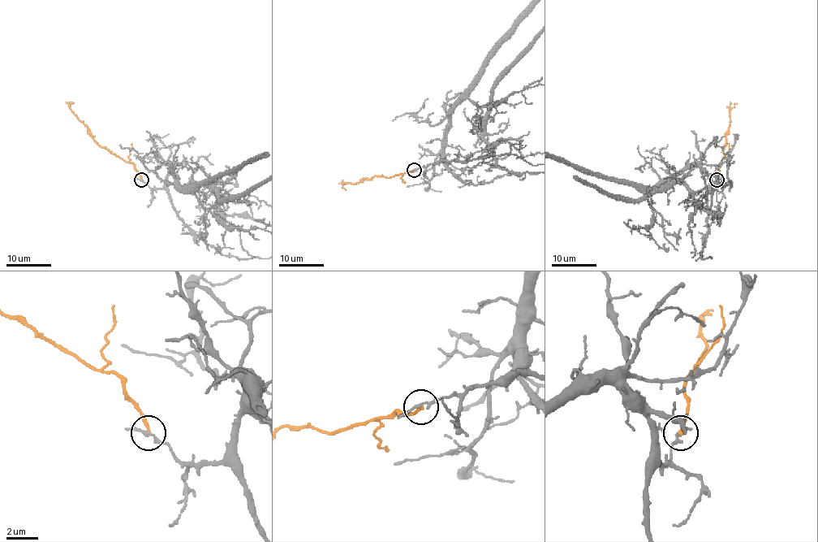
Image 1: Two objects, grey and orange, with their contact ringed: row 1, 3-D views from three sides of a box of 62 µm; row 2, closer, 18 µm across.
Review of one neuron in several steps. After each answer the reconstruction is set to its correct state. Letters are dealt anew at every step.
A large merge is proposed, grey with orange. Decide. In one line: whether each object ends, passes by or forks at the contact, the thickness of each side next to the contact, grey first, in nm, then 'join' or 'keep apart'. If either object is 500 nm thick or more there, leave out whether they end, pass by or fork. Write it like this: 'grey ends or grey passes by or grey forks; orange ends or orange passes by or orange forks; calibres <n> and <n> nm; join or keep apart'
grey passes by; orange ends; calibres 170 and 200 nm; keep apart

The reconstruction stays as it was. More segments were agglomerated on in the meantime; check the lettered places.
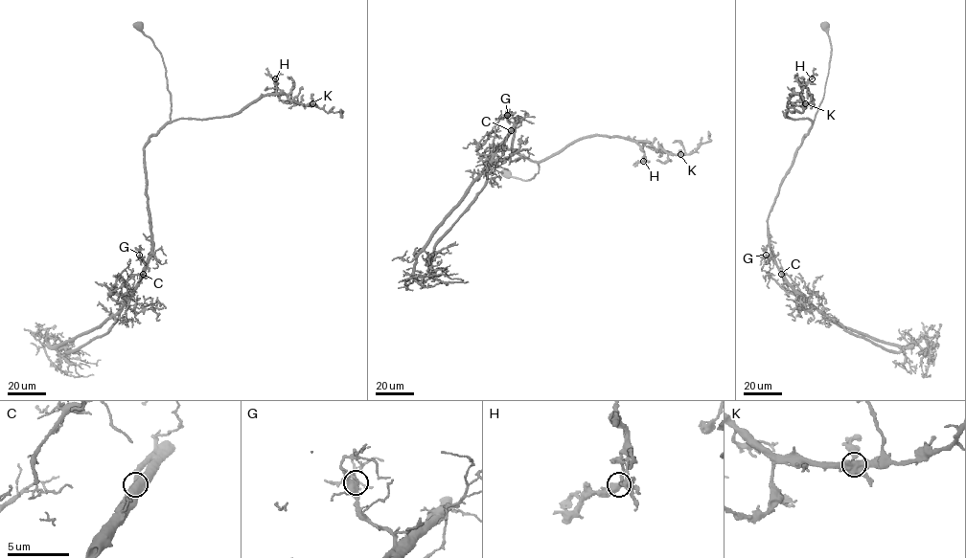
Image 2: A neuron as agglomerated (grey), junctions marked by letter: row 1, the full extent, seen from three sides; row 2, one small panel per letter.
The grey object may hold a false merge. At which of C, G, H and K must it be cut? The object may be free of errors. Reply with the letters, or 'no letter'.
no letter

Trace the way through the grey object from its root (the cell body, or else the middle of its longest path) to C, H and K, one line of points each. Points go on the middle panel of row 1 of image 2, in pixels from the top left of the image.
C: (505, 173), (528, 180), (539, 170), (538, 163), (512, 147), (514, 126), (518, 117), (510, 130)
H: (505, 173), (528, 180), (538, 173), (539, 162), (581, 139), (596, 135), (634, 141), (644, 152), (643, 161)
K: (505, 173), (528, 180), (538, 173), (539, 162), (581, 139), (596, 135), (647, 141), (655, 149), (680, 154)

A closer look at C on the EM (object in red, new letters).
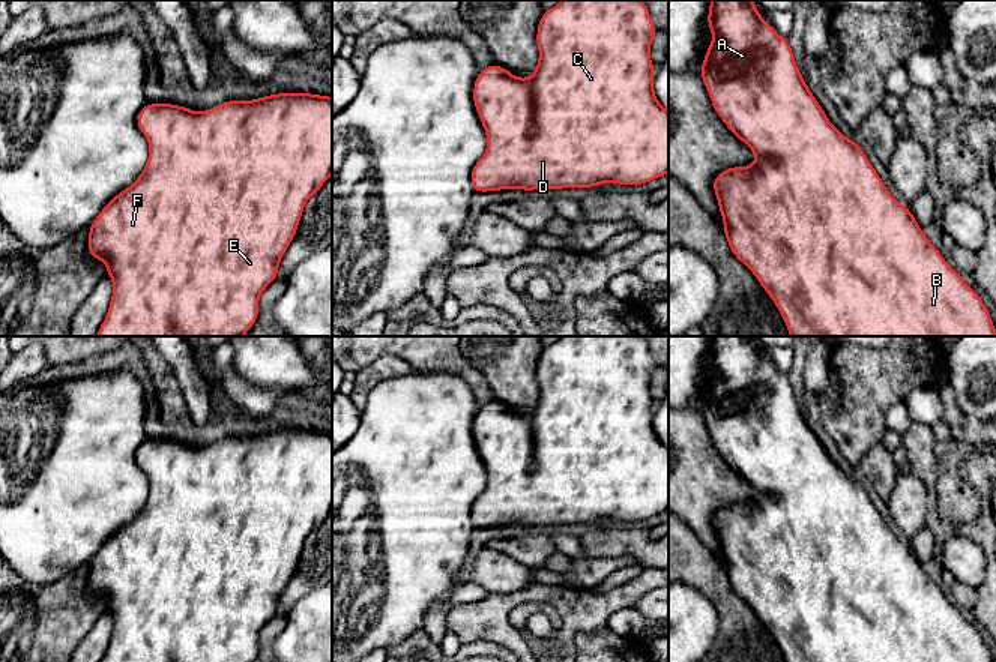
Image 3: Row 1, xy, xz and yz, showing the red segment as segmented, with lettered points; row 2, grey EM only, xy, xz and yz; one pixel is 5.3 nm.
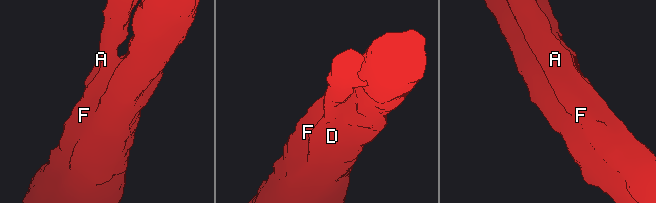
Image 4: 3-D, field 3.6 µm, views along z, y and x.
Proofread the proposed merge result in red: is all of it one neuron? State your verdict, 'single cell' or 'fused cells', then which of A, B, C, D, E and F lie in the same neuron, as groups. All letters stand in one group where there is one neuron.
single cell | A B C D E F

